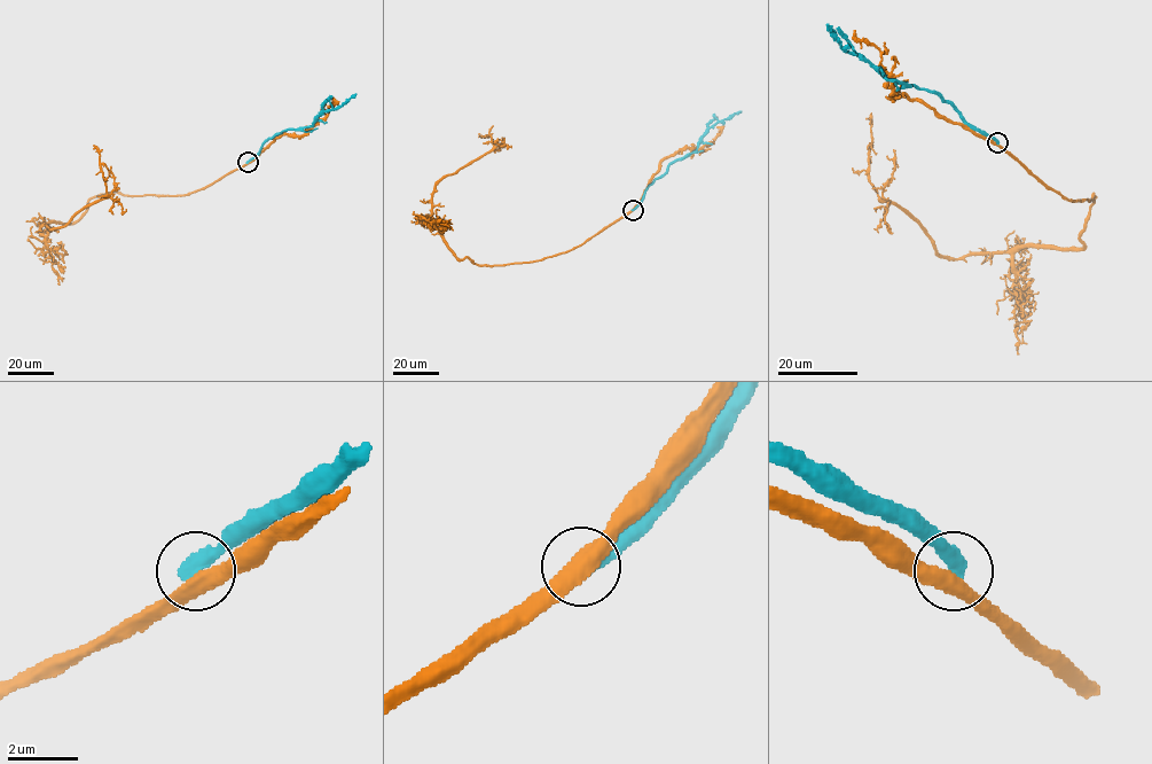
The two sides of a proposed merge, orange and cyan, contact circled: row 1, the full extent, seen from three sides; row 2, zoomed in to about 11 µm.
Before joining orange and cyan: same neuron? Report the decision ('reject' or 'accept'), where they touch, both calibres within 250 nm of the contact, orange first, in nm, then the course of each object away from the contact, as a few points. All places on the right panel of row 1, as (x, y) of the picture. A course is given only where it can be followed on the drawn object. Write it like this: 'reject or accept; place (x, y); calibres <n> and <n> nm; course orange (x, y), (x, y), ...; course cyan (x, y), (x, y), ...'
reject; place (997, 142); calibres 460 and 480 nm; course orange (997, 143), (1066, 199), (1094, 194), (1083, 247), (943, 257), (879, 196), (866, 118); course cyan (997, 142), (971, 126), (935, 94), (884, 78), (864, 60), (845, 51), (828, 24)

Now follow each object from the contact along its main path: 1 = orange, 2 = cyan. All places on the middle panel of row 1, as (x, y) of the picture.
1: (632, 210), (539, 260), (457, 259), (432, 217), (432, 193), (492, 149), (491, 135), (478, 134)
2: (632, 210), (645, 188), (669, 164), (689, 156), (711, 126), (742, 111)

